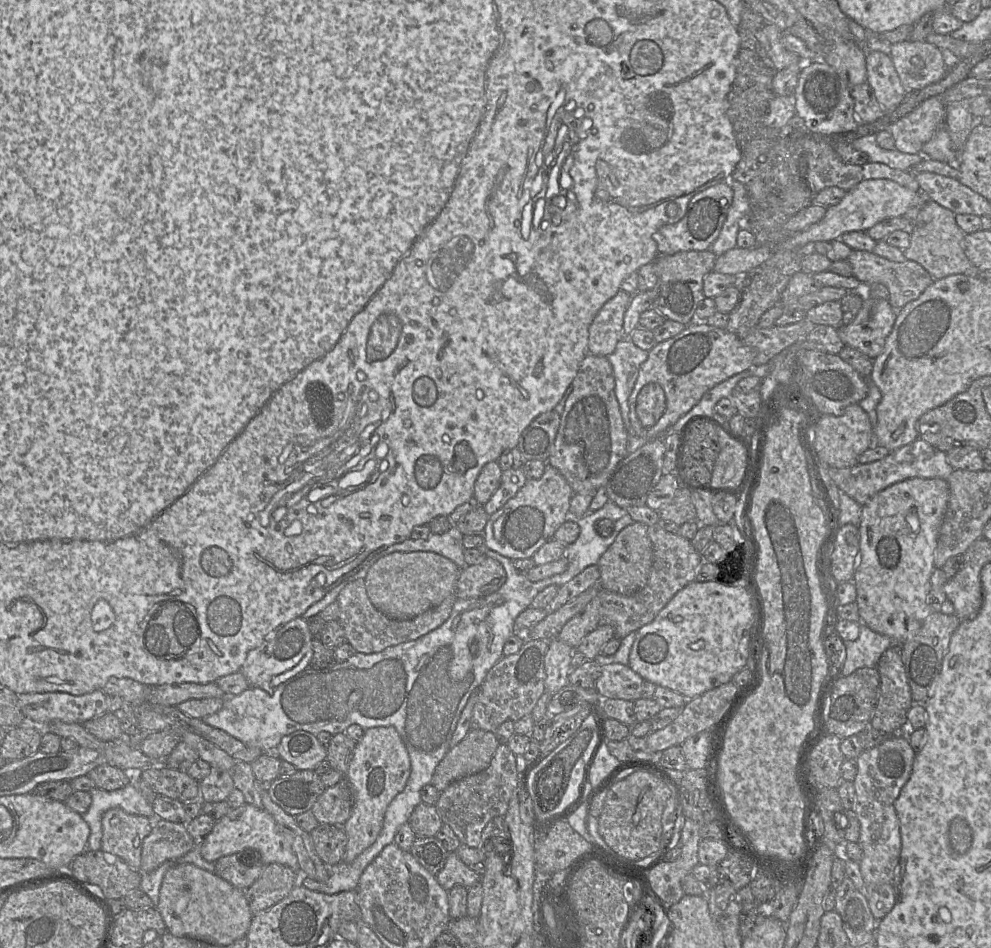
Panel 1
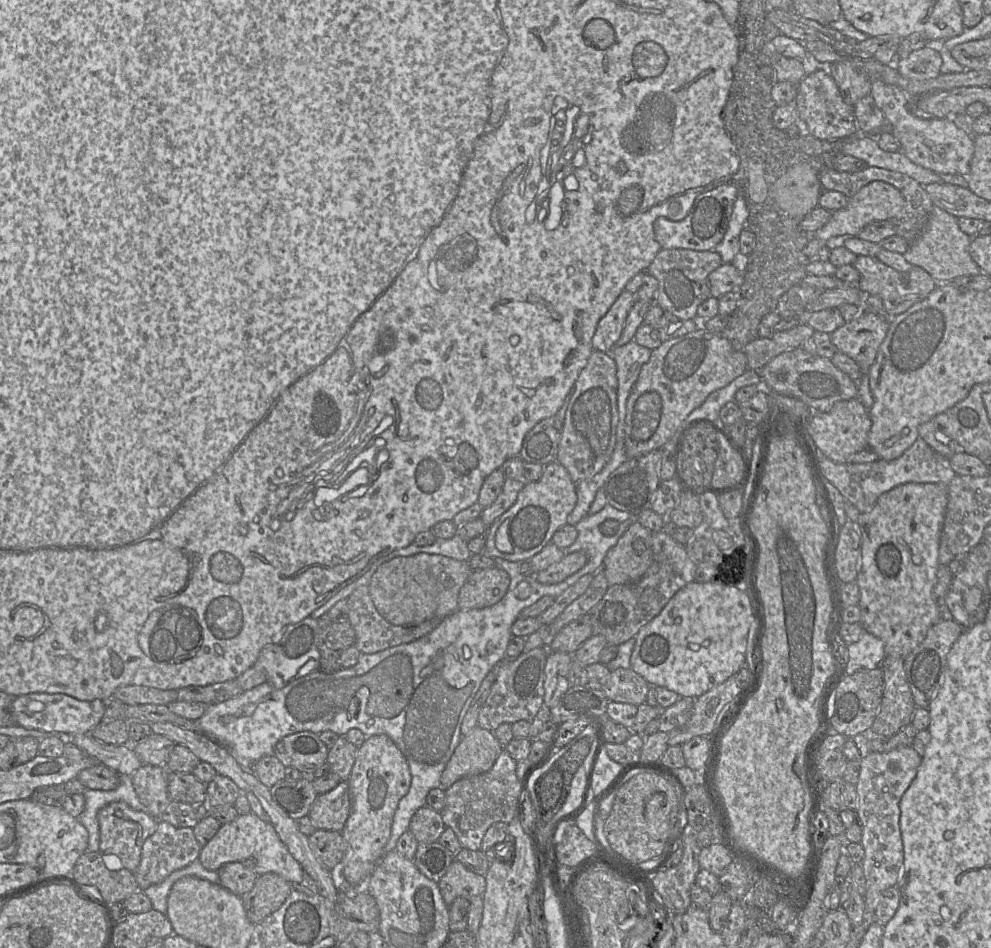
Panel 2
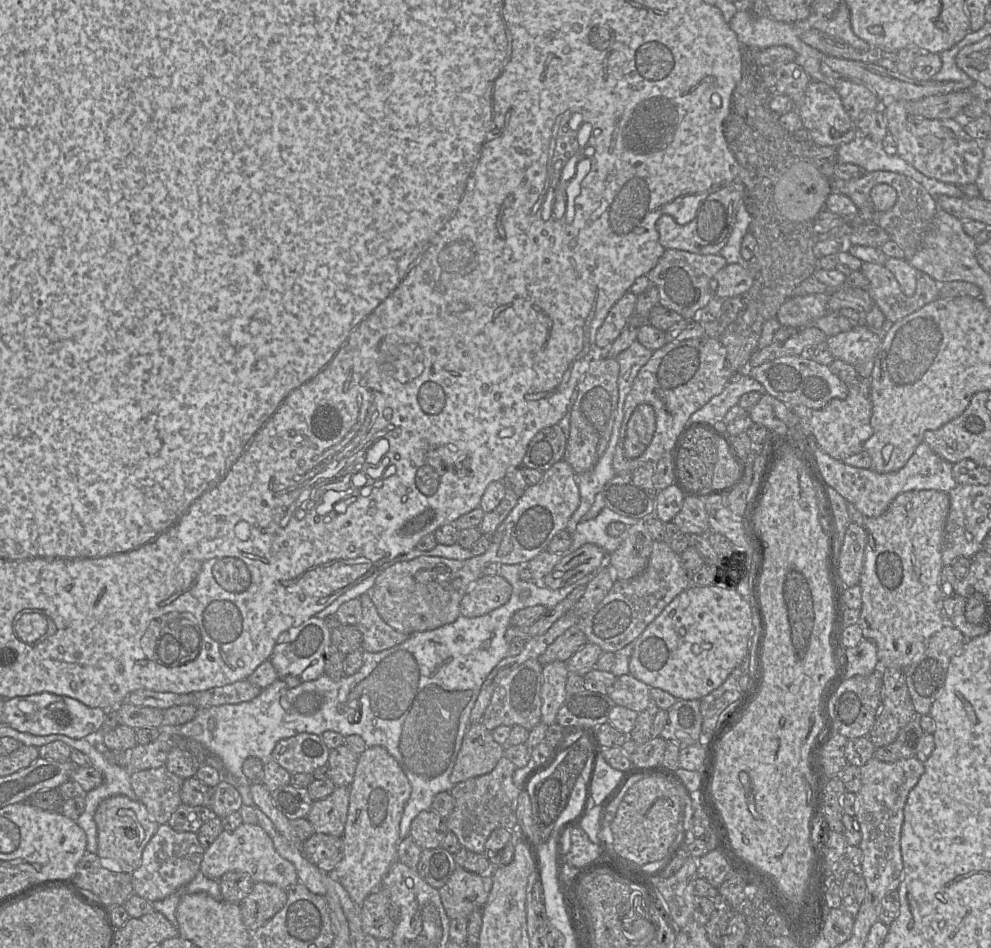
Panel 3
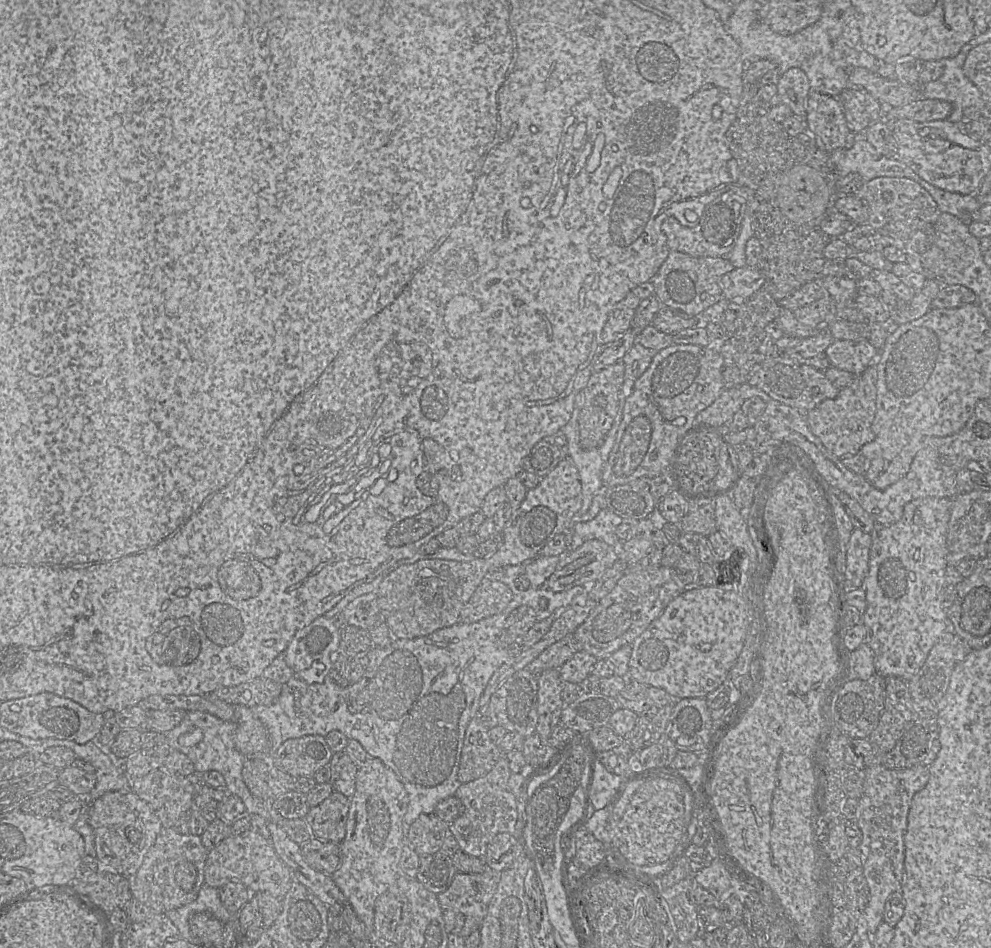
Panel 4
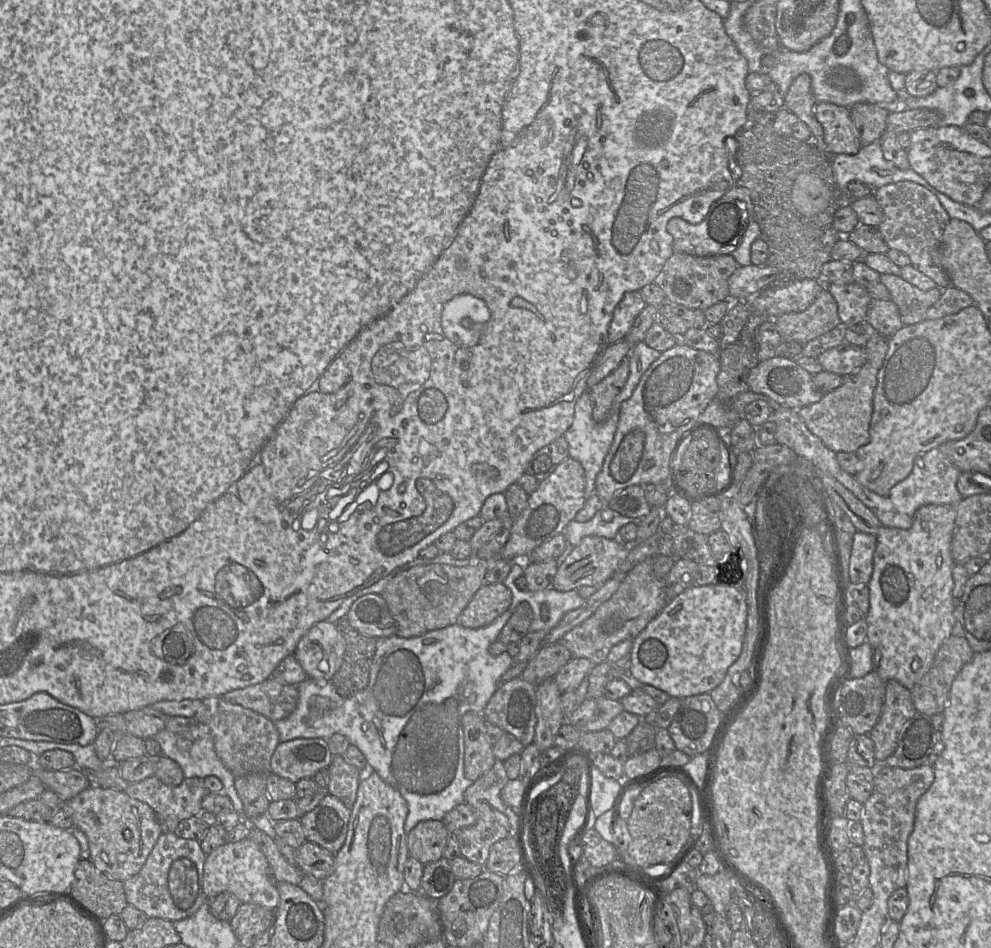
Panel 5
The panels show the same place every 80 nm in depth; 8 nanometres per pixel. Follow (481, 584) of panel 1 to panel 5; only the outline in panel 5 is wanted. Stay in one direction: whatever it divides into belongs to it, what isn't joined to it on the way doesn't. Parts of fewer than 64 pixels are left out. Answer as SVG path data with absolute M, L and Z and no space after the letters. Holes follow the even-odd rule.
M503 583L483 584L458 617L457 623L466 628L489 625L507 611L512 592Z

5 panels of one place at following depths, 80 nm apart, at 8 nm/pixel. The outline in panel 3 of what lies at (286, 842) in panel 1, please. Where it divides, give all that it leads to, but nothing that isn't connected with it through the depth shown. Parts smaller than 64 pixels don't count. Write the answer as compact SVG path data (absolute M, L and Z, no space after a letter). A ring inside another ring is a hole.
M242 823L234 831L223 830L205 849L200 871L207 878L217 881L229 871L242 871L248 873L255 883L266 882L282 889L299 882L294 865L276 851L272 839L259 824Z

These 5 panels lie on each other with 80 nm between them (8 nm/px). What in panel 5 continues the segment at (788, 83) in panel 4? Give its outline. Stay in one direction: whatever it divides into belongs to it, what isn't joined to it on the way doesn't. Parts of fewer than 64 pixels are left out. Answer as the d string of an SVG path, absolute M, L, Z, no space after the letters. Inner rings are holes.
M806 73L797 76L783 97L783 100L784 107L796 115L798 120L808 126L812 135L818 141L818 146L816 147L824 147L823 128L814 116L816 101L811 89L810 76Z

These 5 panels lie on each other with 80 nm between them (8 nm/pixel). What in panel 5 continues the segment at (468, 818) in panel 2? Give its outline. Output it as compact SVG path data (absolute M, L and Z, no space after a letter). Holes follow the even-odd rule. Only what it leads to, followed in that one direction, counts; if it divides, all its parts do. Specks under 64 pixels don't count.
M496 760L492 768L474 781L464 793L465 802L476 811L475 823L450 833L458 841L461 855L481 866L485 866L490 848L494 843L507 837L516 837L518 817L516 812L501 799L501 790L508 781L504 762Z

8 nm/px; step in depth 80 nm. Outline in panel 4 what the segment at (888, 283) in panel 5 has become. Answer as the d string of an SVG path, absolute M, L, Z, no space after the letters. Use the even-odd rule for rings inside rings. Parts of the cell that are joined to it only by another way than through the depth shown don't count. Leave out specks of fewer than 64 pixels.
M872 269L870 278L881 286L879 298L889 311L891 329L924 316L942 287L933 279L926 279L921 291L916 293L892 272L877 269Z

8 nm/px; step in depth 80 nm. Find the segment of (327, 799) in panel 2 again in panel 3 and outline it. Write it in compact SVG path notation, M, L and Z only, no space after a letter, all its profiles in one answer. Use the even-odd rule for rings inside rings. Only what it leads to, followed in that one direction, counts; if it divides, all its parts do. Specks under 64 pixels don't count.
M336 787L324 799L314 801L307 819L315 833L342 837L349 809L349 788Z

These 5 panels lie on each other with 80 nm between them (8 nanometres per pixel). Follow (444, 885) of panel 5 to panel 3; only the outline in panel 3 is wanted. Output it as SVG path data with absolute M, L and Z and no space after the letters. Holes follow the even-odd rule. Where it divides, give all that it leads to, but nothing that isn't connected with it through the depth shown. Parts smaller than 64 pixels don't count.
M437 847L422 849L416 870L429 885L440 889L448 881L456 867L454 854L443 847Z

